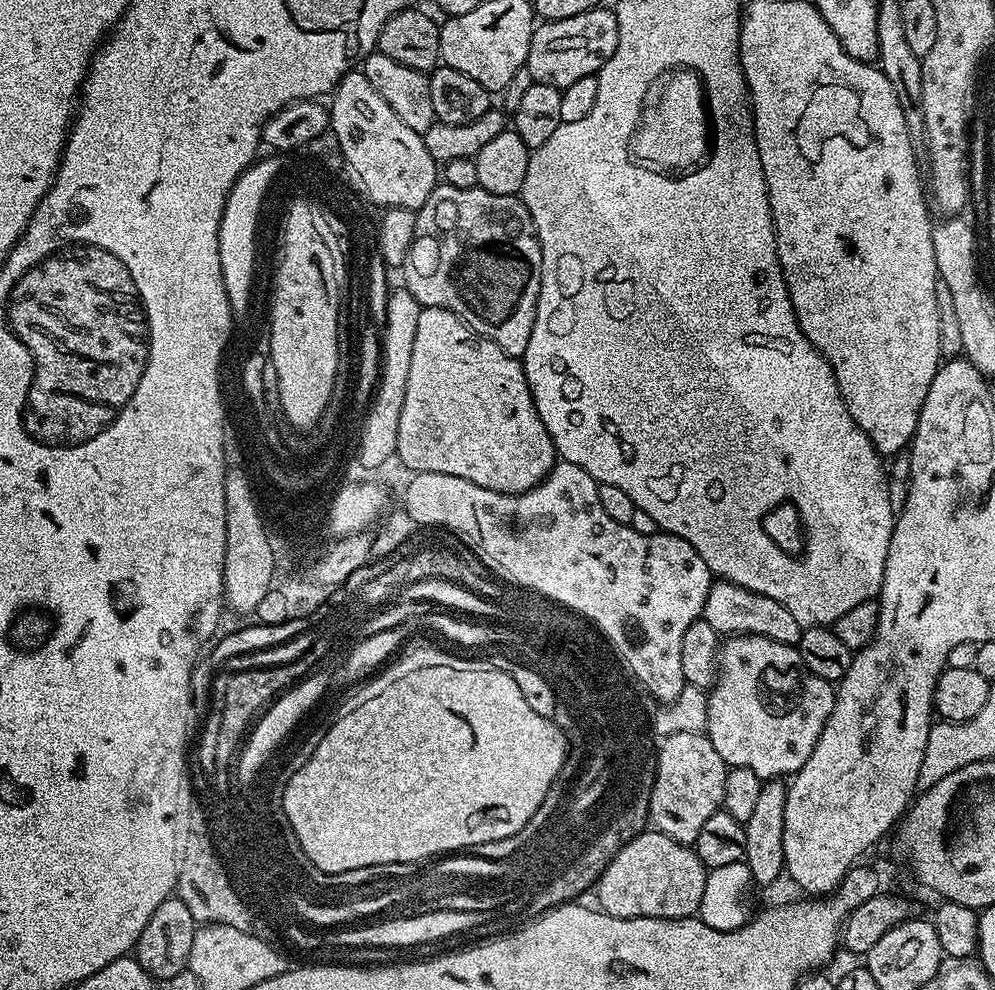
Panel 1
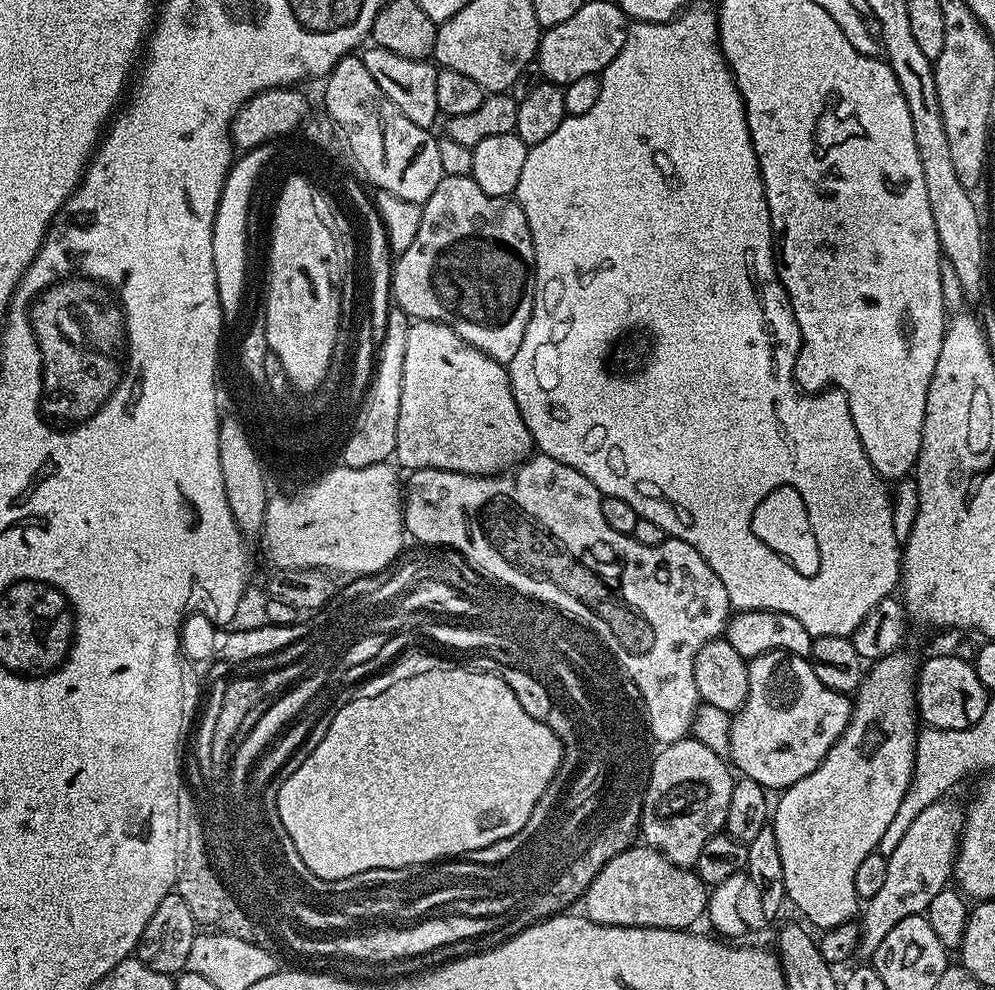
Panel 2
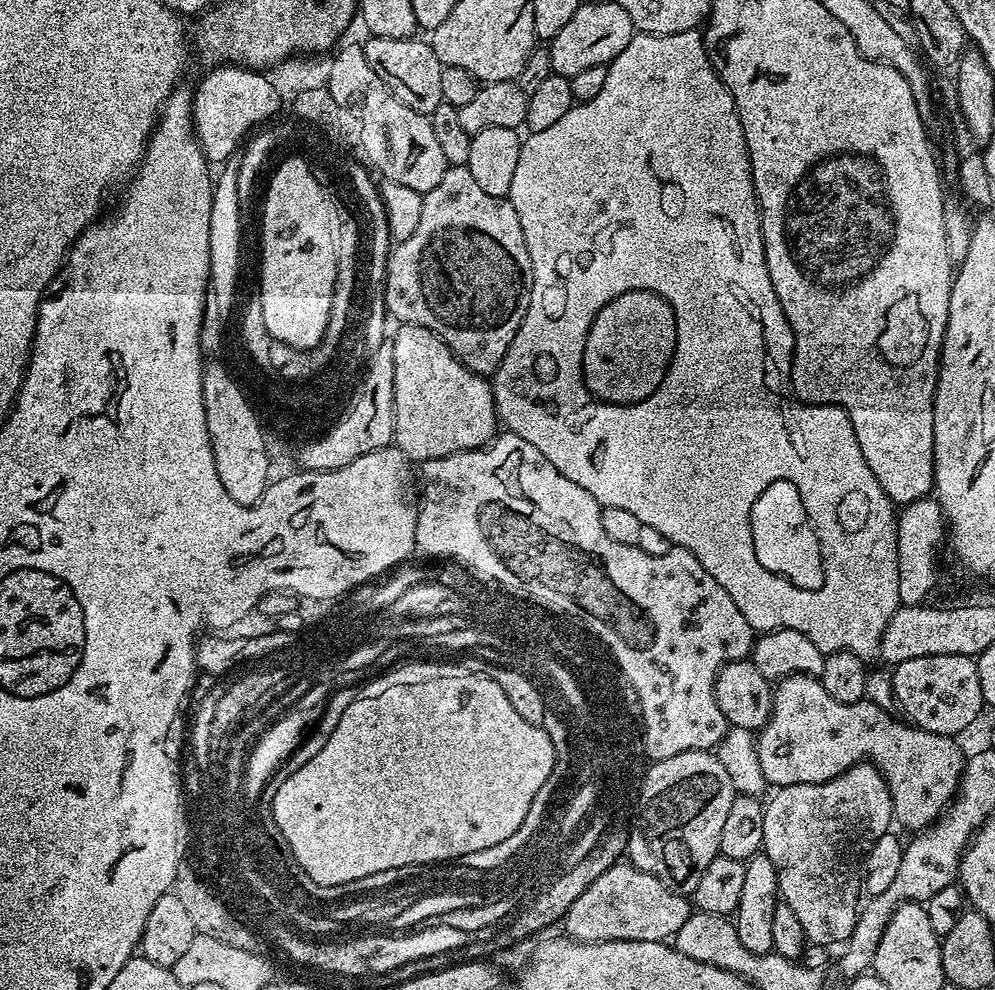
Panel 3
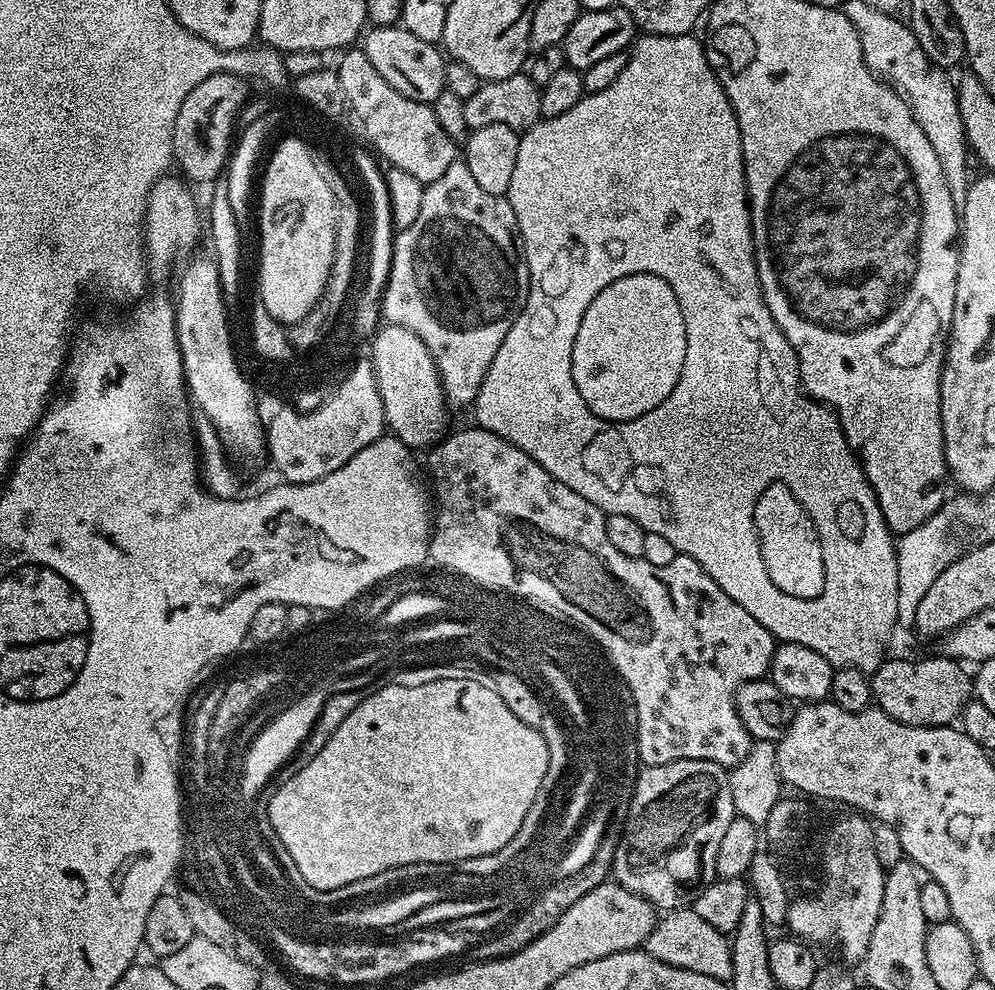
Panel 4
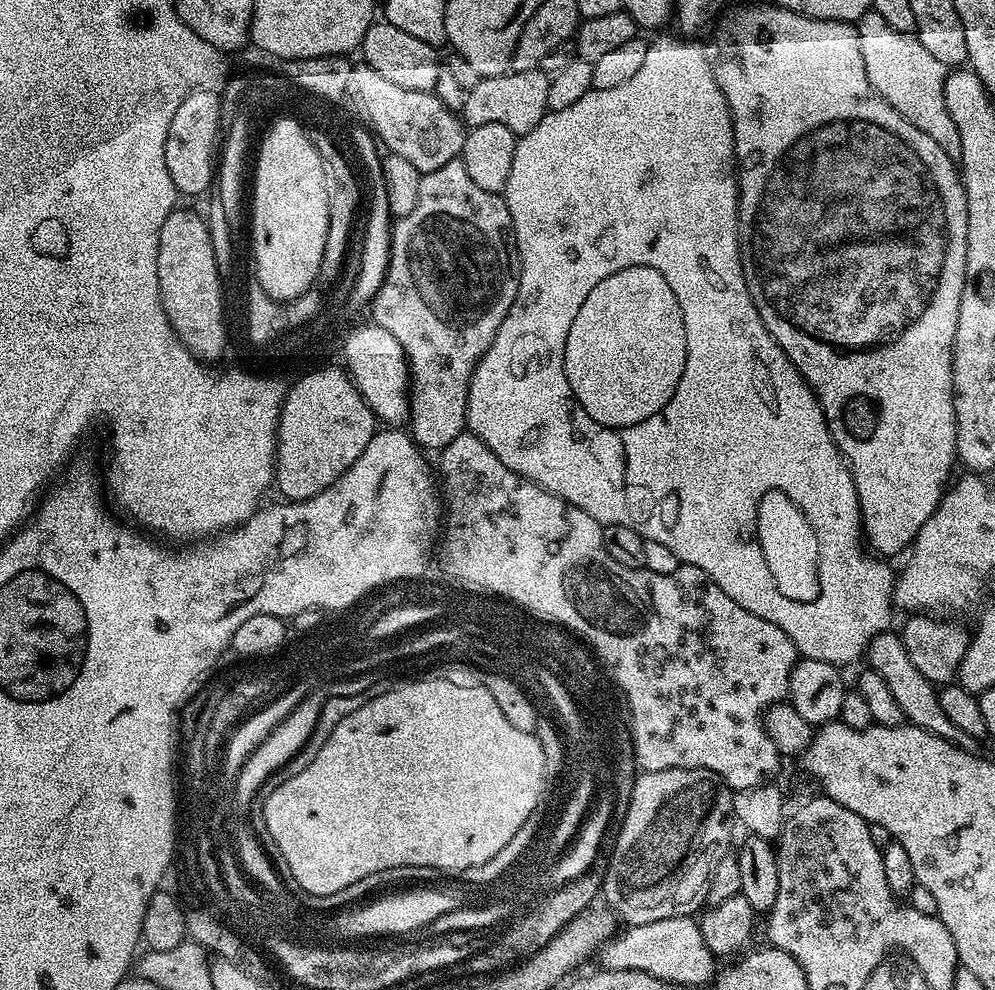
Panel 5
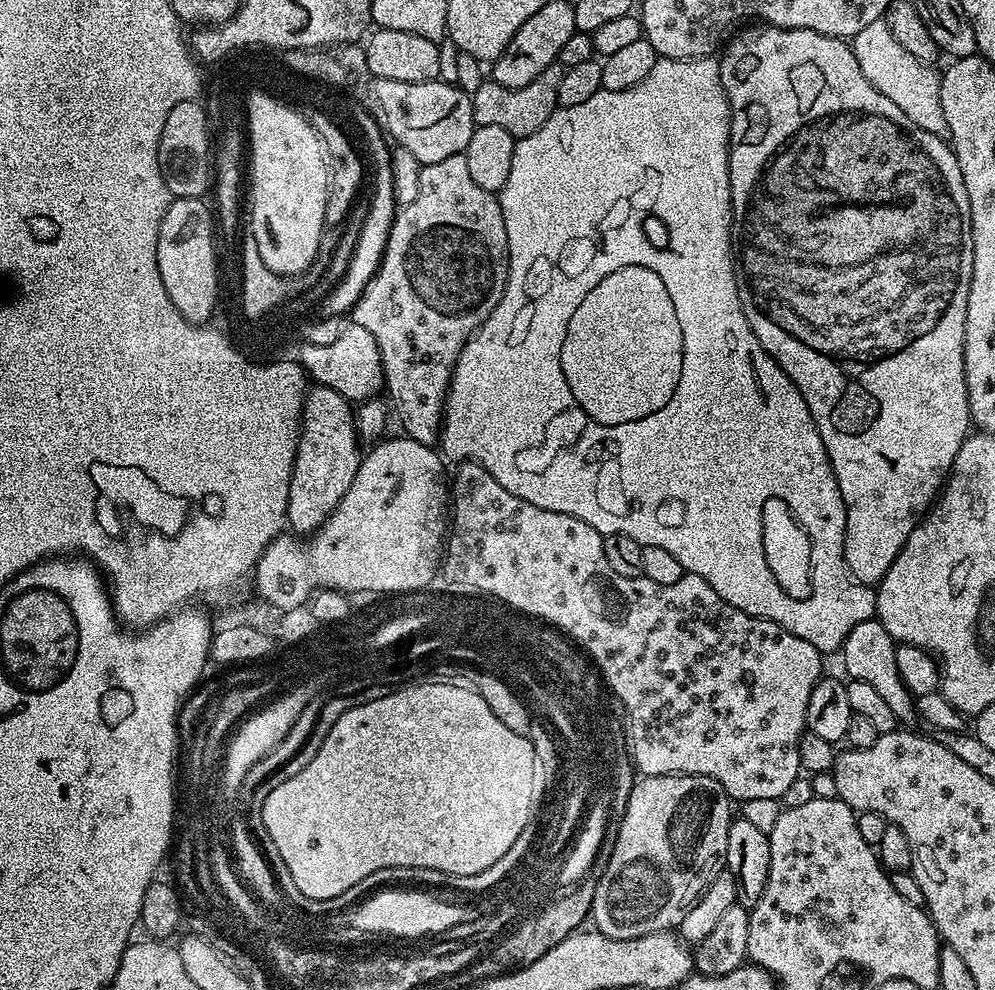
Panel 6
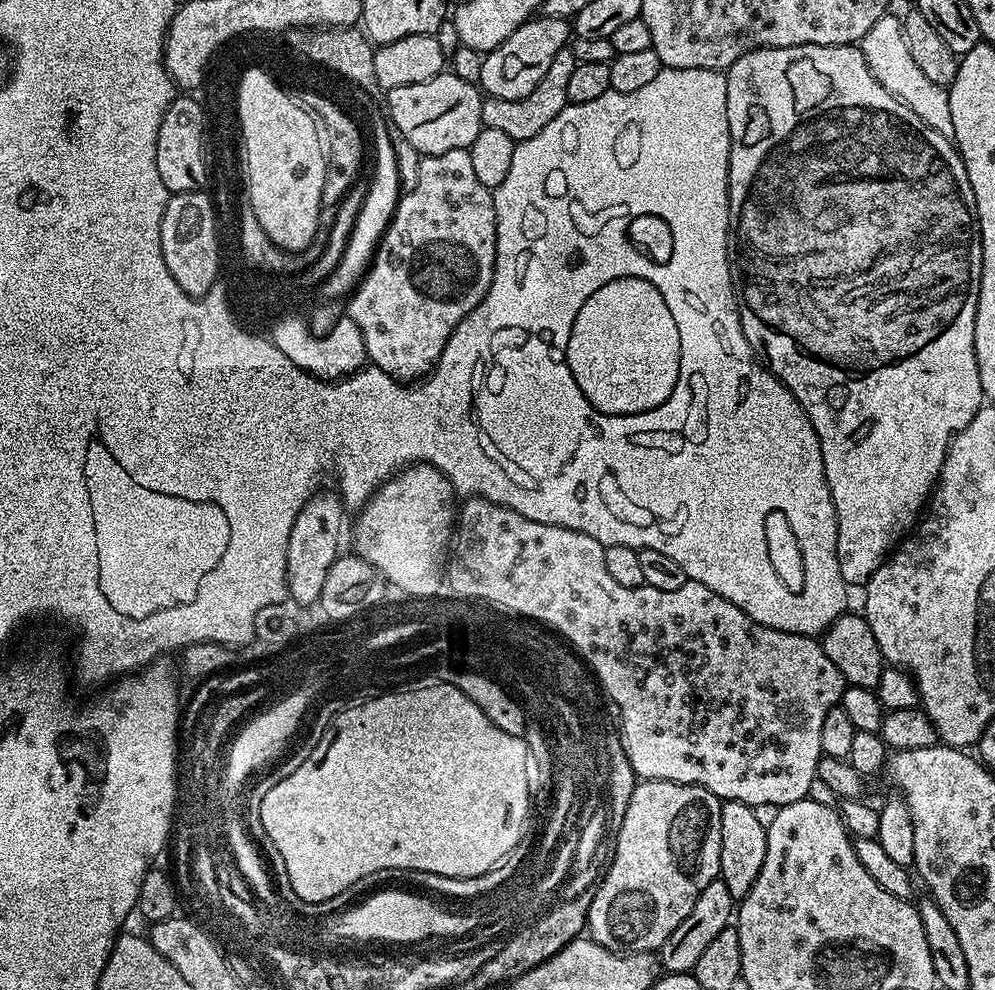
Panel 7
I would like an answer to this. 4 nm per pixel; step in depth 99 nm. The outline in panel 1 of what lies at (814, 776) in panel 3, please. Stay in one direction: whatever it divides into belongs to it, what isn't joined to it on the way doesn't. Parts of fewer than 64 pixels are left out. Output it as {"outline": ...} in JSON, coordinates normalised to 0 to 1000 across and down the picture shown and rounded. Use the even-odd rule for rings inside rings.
{"outline":[[[733,641],[731,645],[725,649],[720,690],[716,692],[711,702],[712,729],[710,742],[712,748],[718,754],[718,758],[722,758],[722,766],[726,766],[726,770],[731,772],[733,776],[758,778],[758,782],[762,782],[762,786],[766,790],[771,790],[781,786],[795,785],[801,778],[803,778],[803,776],[810,774],[810,766],[814,766],[814,762],[818,759],[818,754],[822,749],[822,745],[826,741],[830,729],[838,717],[840,695],[837,694],[833,688],[827,687],[818,682],[814,677],[814,673],[810,673],[810,669],[806,669],[806,661],[804,660],[803,654],[795,651],[787,651],[786,648],[778,648],[774,644],[766,644],[765,642]]]}

